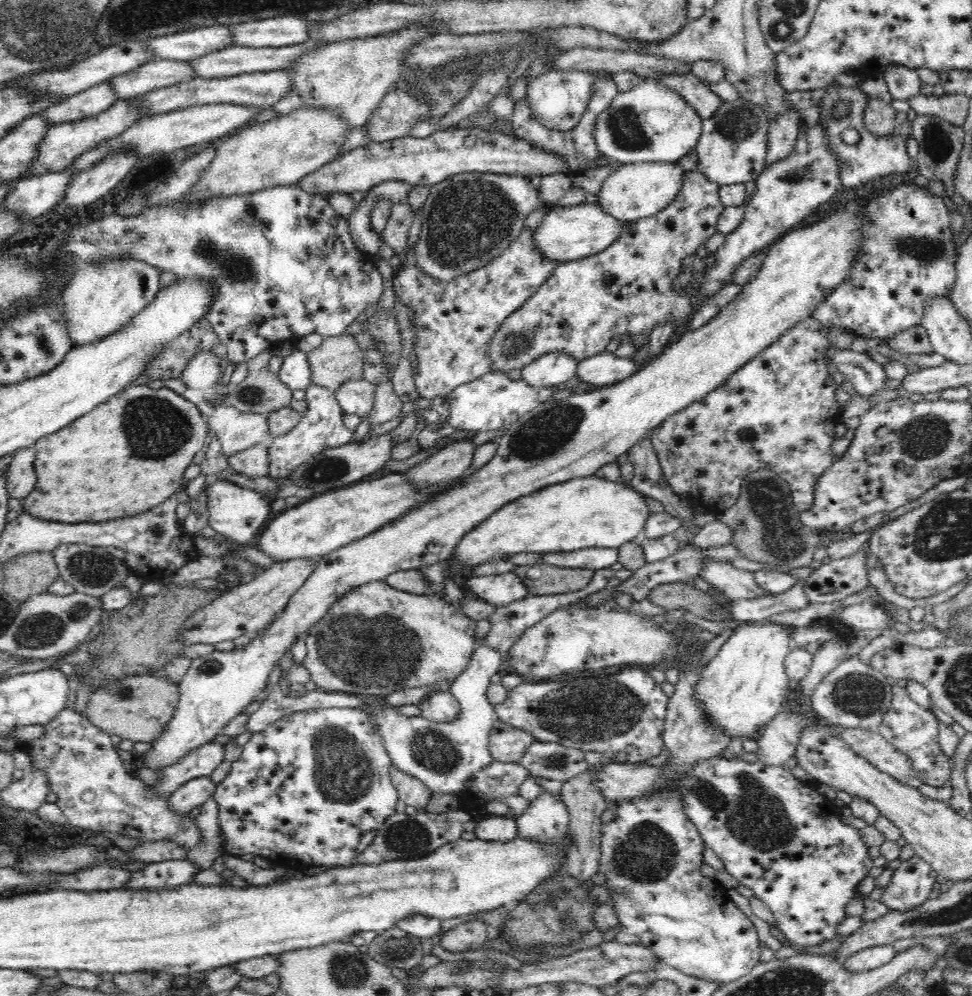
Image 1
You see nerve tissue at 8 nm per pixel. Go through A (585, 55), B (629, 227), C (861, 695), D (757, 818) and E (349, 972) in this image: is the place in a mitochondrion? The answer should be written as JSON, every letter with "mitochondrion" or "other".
{"A":"other","B":"other","C":"mitochondrion","D":"mitochondrion","E":"mitochondrion"}

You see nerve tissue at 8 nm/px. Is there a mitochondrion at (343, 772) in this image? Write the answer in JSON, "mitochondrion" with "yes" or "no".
{"mitochondrion":"yes"}

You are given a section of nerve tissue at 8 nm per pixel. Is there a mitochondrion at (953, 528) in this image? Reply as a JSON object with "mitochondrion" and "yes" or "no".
{"mitochondrion":"yes"}

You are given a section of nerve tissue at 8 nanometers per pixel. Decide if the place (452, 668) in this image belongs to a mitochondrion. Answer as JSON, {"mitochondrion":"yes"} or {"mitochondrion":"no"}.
{"mitochondrion":"no"}

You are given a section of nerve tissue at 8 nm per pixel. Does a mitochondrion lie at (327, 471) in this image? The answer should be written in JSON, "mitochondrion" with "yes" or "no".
{"mitochondrion":"yes"}

